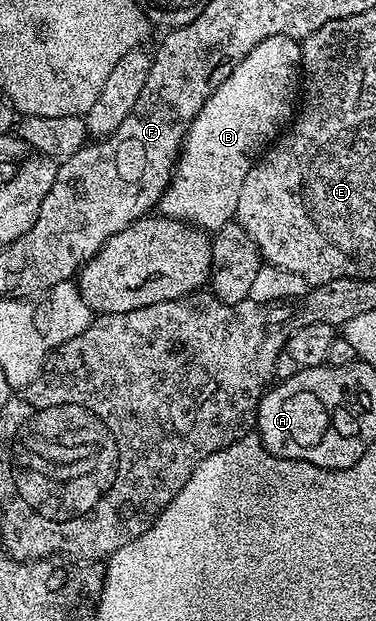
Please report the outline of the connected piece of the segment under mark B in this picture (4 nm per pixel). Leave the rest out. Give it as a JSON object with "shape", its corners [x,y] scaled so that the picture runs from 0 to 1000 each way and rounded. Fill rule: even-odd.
{"shape":[[[763,58],[702,61],[596,132],[574,143],[574,151],[543,164],[532,184],[508,196],[484,227],[484,242],[426,324],[426,341],[457,354],[492,354],[521,367],[574,370],[633,346],[638,300],[660,287],[660,274],[678,258],[750,217],[755,208],[787,185],[787,169],[798,161],[798,111],[803,106],[803,72]]]}

